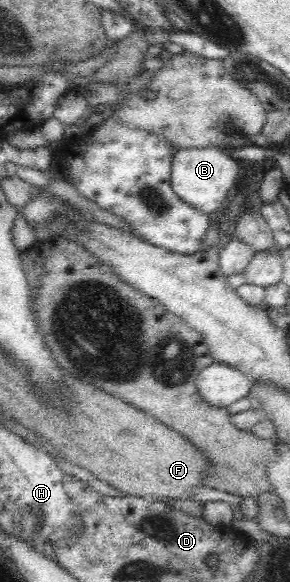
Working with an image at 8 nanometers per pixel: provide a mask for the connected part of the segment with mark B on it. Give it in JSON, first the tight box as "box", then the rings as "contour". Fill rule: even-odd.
{"box":[170,148,241,217],"contour":[[[220,148],[179,149],[172,159],[170,186],[182,202],[216,217],[241,176],[241,164]]]}

